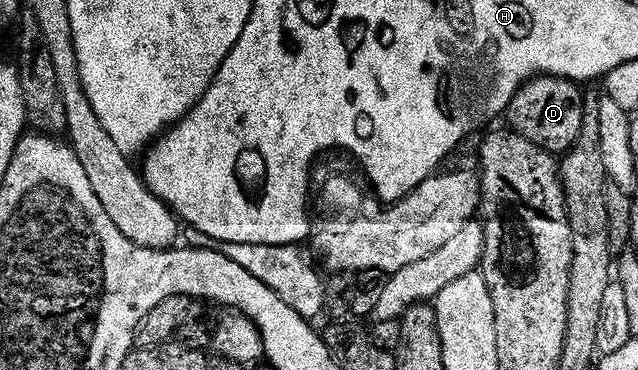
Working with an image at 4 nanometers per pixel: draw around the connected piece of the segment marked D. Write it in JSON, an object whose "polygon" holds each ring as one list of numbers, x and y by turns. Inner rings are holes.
{"polygon":[[536,75,530,79,524,87,513,97,513,101,508,105,505,112,505,119,508,119,510,130,516,131,521,137,533,141,543,151,550,155,562,157,571,150,571,147,581,137,583,128,583,112,585,110,585,94,578,82,573,79,558,79,555,75]]}

